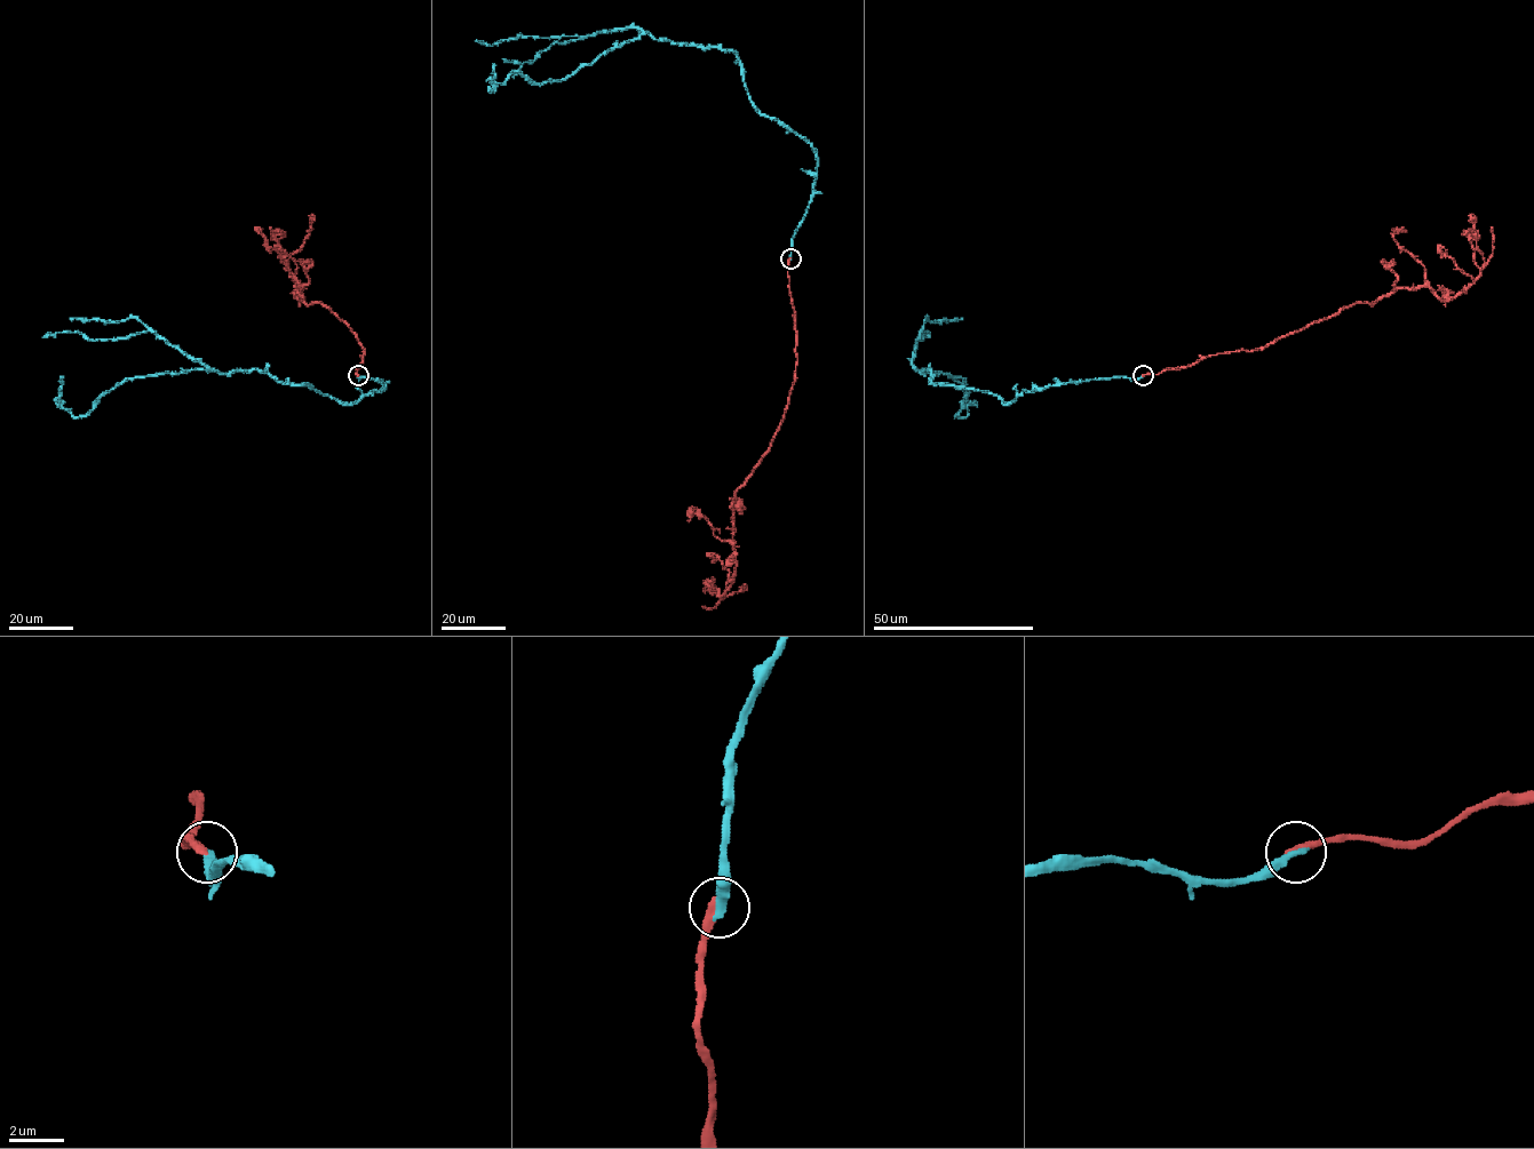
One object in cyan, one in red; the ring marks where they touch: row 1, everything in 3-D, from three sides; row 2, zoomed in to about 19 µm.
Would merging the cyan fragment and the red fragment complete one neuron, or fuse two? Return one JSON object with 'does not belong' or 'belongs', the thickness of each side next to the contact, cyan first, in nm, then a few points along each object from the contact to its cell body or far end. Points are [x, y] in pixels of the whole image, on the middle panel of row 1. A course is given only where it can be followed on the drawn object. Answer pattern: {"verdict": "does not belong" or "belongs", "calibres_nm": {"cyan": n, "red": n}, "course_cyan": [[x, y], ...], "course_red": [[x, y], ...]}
{"verdict": "does not belong", "calibres_nm": {"cyan": 360, "red": 280}, "course_cyan": [[791, 258], [816, 150], [761, 112], [733, 52], [642, 33], [541, 84], [518, 70], [491, 81], [494, 64]], "course_red": [[791, 258], [795, 378], [768, 453], [736, 493], [731, 507], [736, 569], [721, 598], [745, 590], [744, 585]]}

